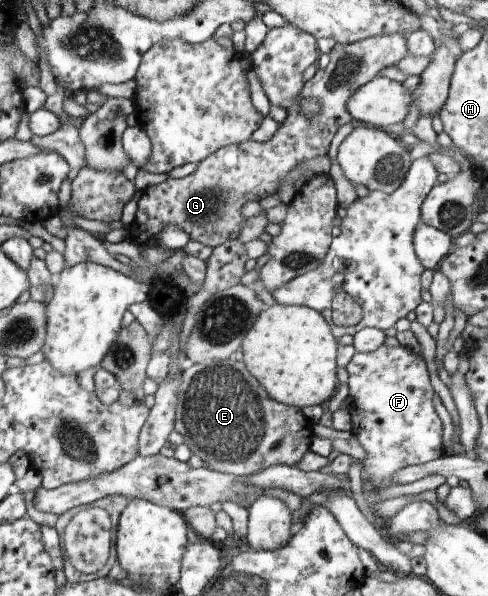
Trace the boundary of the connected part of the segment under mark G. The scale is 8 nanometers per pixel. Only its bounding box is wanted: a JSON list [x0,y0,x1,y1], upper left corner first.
[128,34,408,251]

